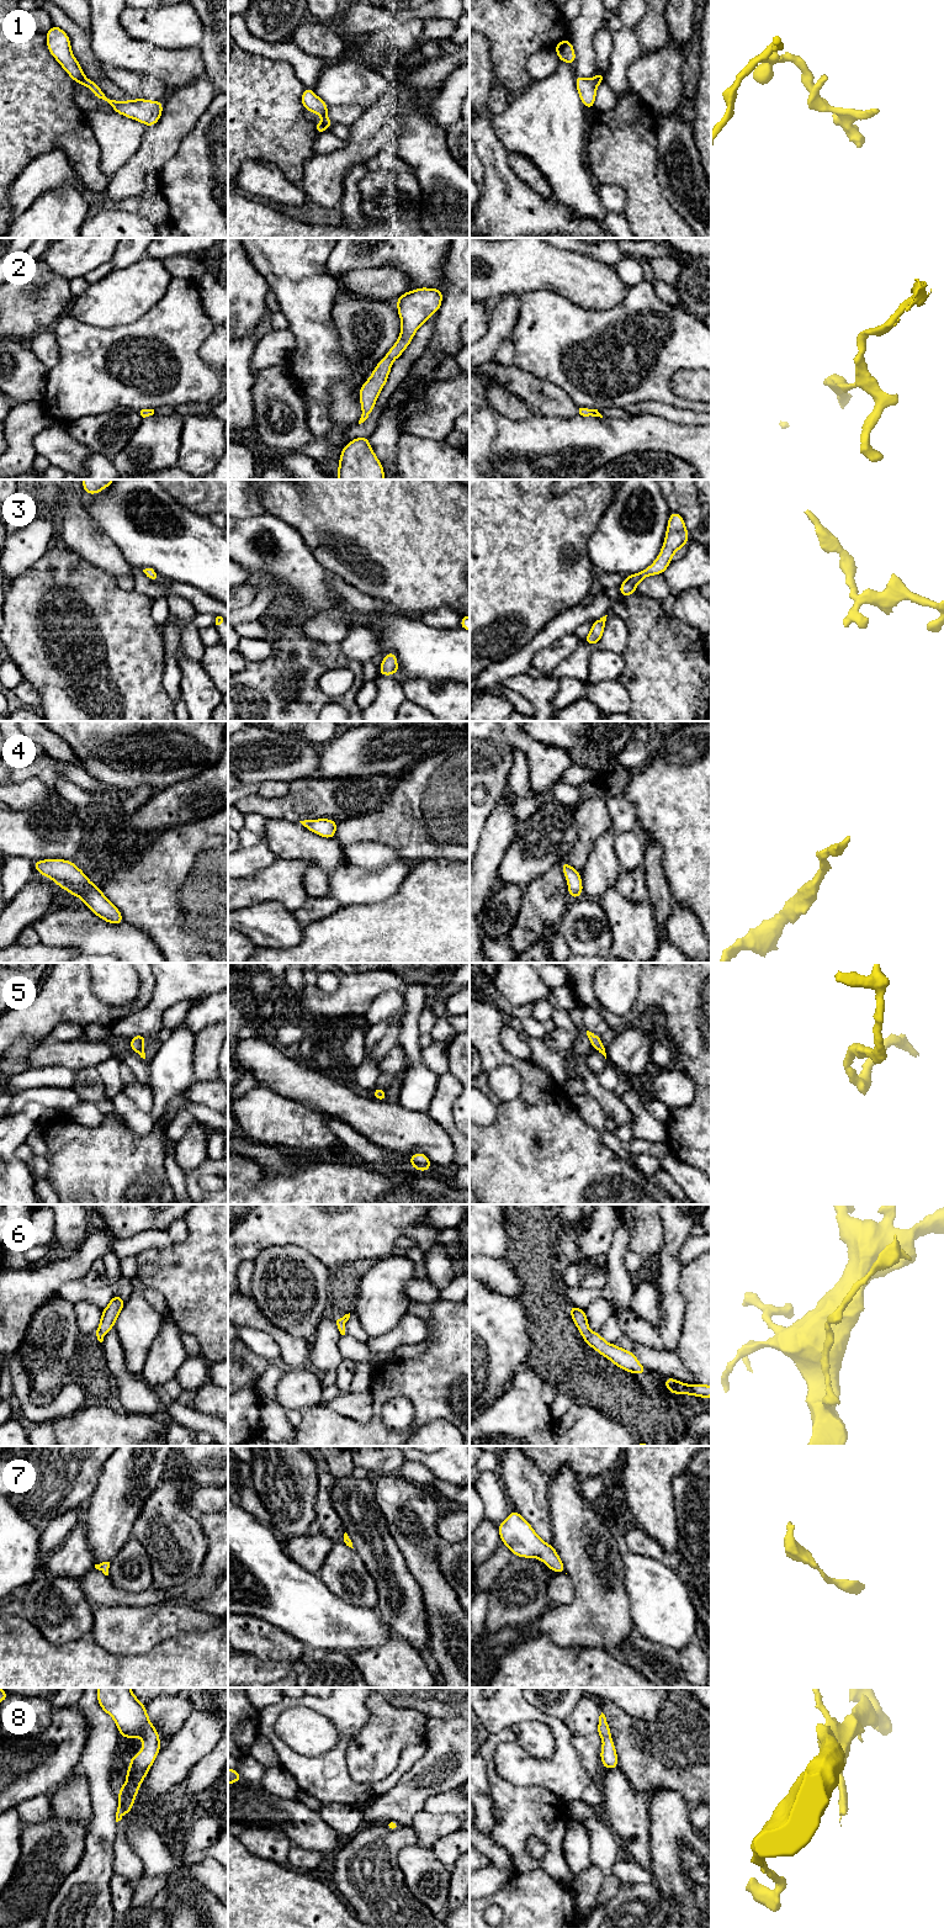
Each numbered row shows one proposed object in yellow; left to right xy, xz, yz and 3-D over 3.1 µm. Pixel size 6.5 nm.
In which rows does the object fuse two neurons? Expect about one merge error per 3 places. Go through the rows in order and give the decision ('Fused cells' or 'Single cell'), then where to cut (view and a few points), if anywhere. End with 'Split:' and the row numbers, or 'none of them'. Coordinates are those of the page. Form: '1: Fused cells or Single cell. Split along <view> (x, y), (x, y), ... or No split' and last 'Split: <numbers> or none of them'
1: Fused cells. Split along xy (84, 77), (80, 83)
2: Single cell. No split
3: Single cell. No split
4: Single cell. No split
5: Single cell. No split
6: Single cell. No split
7: Single cell. No split
8: Single cell. No split
Split: 1

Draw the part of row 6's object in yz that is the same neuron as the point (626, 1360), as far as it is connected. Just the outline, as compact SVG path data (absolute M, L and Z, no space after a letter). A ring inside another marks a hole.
M571 1305L569 1314L582 1334L583 1340L598 1351L604 1357L609 1358L614 1365L622 1368L626 1372L635 1375L646 1375L646 1367L643 1367L632 1351L624 1350L614 1344L606 1342L600 1333L593 1333L589 1330L585 1310L578 1307Z

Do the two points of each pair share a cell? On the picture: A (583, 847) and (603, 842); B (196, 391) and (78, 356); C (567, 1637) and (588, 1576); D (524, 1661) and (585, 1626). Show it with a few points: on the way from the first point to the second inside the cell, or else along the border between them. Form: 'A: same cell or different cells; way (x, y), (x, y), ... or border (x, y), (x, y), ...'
A: different cells; border (610, 825), (597, 841), (582, 870)
B: same cell; way (166, 393), (149, 397), (107, 376)
C: same cell; way (579, 1622), (588, 1614), (588, 1590)
D: different cells; border (526, 1636), (545, 1633), (558, 1646), (583, 1647)

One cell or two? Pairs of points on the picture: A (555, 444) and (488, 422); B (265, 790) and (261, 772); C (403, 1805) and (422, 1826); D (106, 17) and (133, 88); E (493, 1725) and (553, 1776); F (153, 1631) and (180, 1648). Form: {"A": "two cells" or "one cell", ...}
{"A": "one cell", "B": "two cells", "C": "two cells", "D": "two cells", "E": "one cell", "F": "two cells"}

